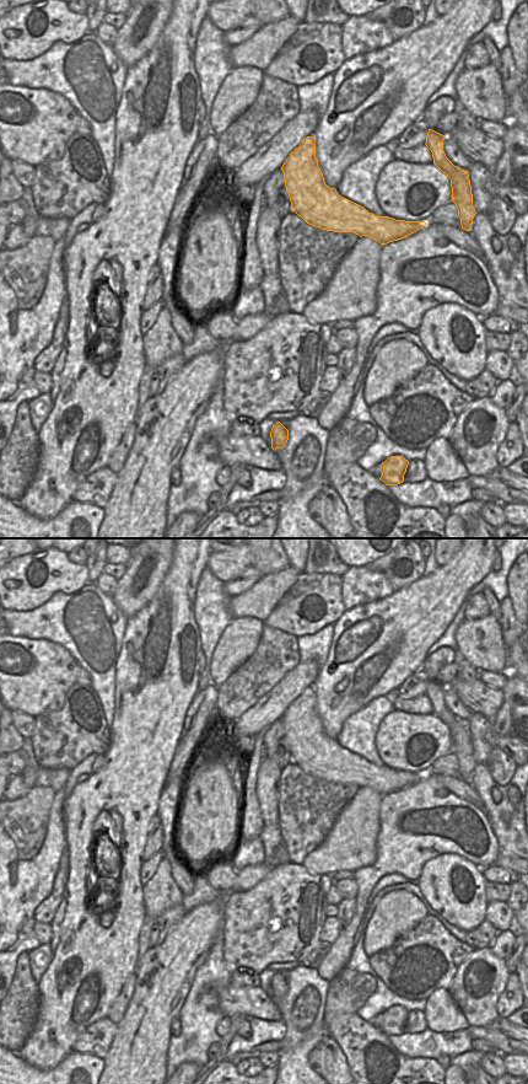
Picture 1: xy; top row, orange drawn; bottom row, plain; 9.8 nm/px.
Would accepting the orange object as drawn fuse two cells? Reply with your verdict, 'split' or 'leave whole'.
leave whole

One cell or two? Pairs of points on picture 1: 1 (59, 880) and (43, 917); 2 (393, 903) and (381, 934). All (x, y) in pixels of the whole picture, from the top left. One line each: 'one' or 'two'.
1: one
2: one

